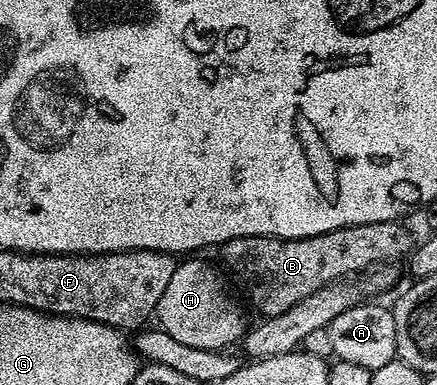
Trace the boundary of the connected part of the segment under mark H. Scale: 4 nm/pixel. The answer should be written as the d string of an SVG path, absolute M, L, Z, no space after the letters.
M196 257L178 262L163 297L159 297L155 319L160 330L171 333L175 341L191 345L191 349L211 349L225 351L232 343L240 344L247 330L245 315L237 304L235 296L229 292L225 279L213 268L212 262Z

